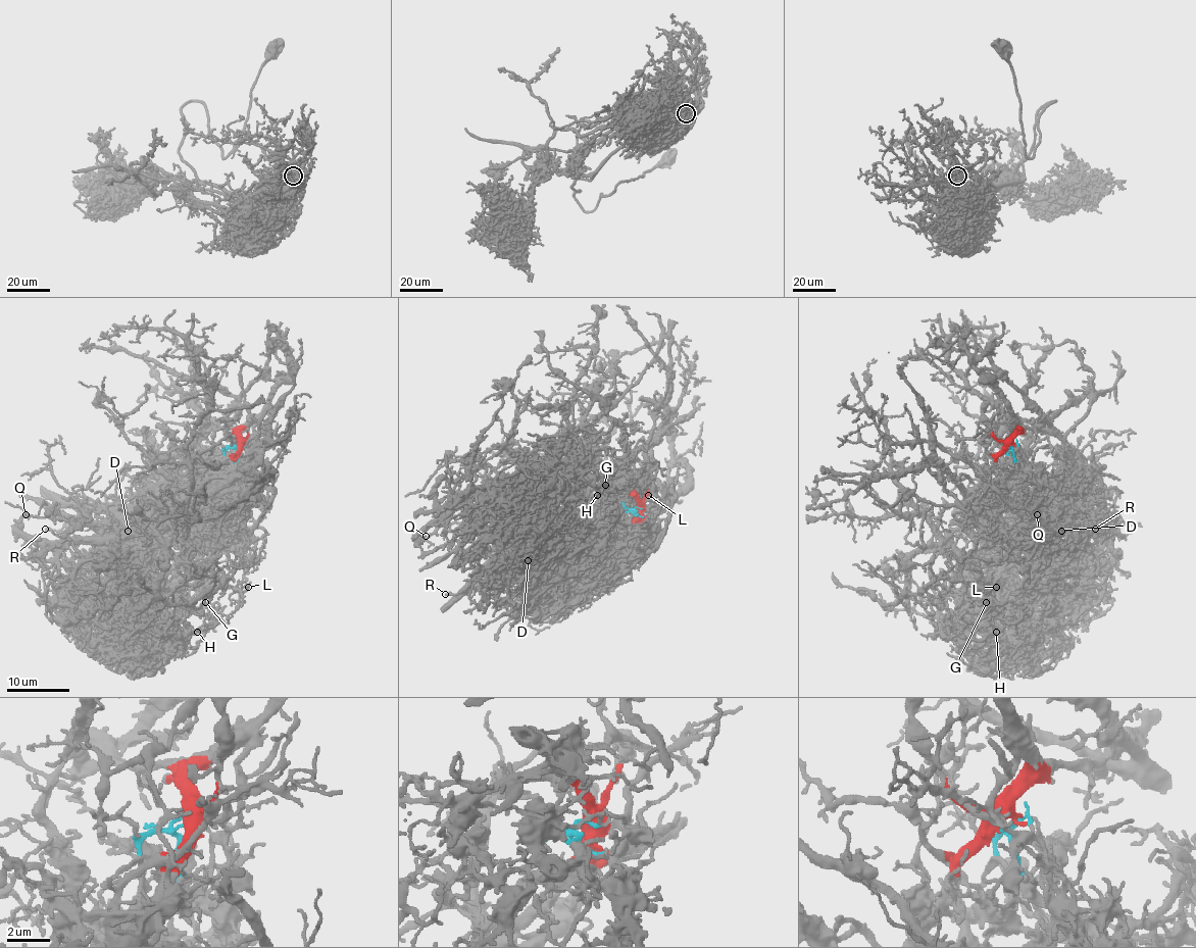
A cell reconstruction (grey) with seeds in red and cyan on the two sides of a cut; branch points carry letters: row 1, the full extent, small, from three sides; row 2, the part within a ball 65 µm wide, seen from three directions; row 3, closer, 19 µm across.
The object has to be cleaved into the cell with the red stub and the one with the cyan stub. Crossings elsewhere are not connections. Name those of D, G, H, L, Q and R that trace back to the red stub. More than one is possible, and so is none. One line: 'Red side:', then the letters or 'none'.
Red side: G, H, L, Q

